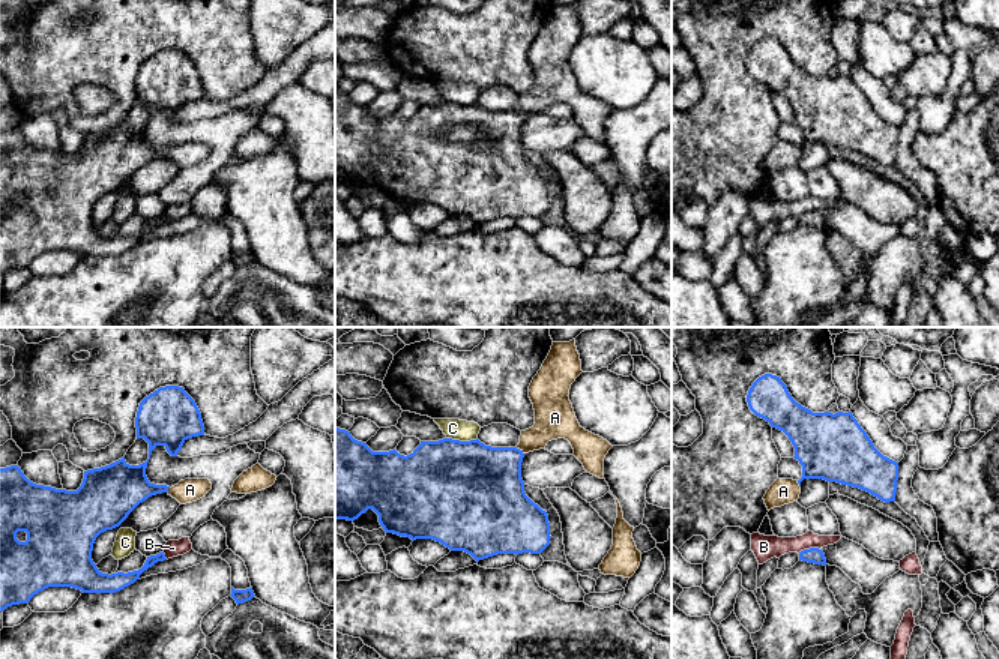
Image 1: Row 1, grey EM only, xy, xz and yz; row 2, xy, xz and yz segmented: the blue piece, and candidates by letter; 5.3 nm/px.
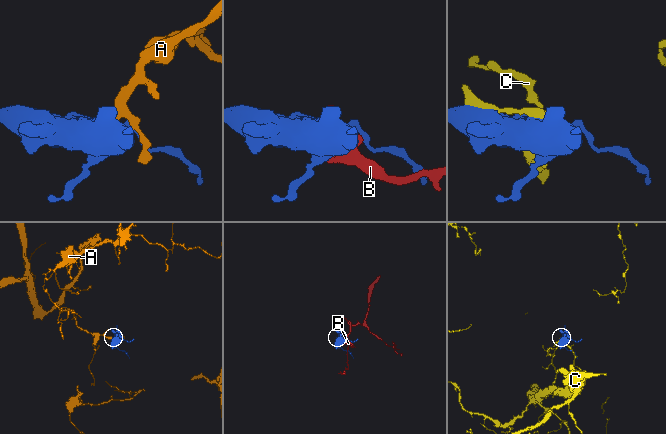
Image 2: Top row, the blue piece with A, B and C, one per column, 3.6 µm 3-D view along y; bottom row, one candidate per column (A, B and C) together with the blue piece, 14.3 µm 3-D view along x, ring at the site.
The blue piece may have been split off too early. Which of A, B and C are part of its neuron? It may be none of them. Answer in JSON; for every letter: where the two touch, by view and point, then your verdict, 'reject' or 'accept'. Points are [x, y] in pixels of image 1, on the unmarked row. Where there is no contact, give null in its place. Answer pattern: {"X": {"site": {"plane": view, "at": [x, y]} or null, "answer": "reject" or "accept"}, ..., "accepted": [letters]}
{"A": {"site": {"plane": "xz", "at": [520, 114]}, "answer": "accept"}, "B": {"site": {"plane": "yz", "at": [810, 212]}, "answer": "reject"}, "C": {"site": {"plane": "xz", "at": [461, 105]}, "answer": "reject"}, "accepted": ["A"]}

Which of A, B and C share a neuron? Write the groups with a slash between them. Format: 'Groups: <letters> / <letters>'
Groups: A / B / C

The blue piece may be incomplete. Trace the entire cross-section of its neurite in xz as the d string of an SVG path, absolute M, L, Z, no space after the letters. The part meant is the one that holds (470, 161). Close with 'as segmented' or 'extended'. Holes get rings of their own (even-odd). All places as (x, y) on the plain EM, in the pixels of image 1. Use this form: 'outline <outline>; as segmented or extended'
outline M575 3L553 6L541 33L529 50L535 89L521 95L515 111L491 111L478 102L421 105L407 120L395 113L373 116L335 89L335 183L355 185L368 173L379 179L386 197L401 201L433 203L451 215L464 215L476 225L497 218L541 218L550 209L548 179L524 156L521 126L526 117L565 102L584 134L604 143L604 122L613 111L607 104L580 90L569 53L581 38Z; extended

